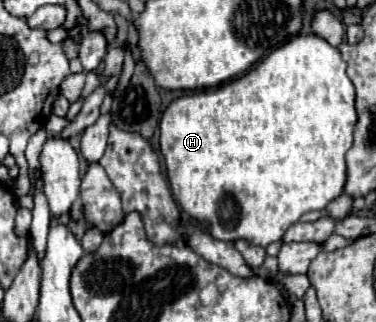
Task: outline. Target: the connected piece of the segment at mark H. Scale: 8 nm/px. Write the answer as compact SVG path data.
M310 33L310 35L298 35L286 45L272 51L260 65L252 67L242 77L220 85L218 89L200 91L192 95L184 95L174 99L160 119L160 153L164 155L166 169L168 169L168 181L172 187L172 195L192 219L202 223L208 233L218 241L234 241L234 239L246 239L248 243L266 247L274 241L280 241L282 235L290 225L294 225L304 213L308 211L322 211L332 199L342 195L344 183L346 183L346 161L344 153L352 145L352 133L356 125L356 109L354 109L354 85L346 75L346 63L342 61L336 47L326 43L326 39Z

